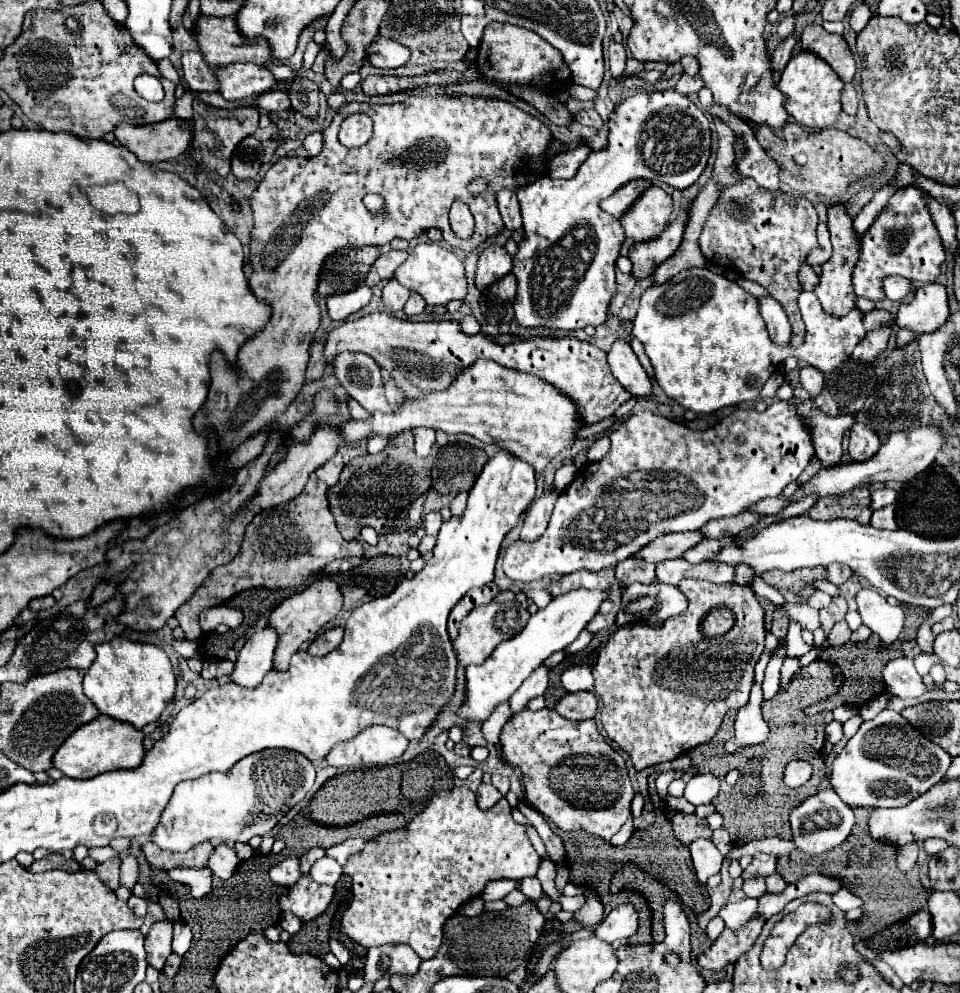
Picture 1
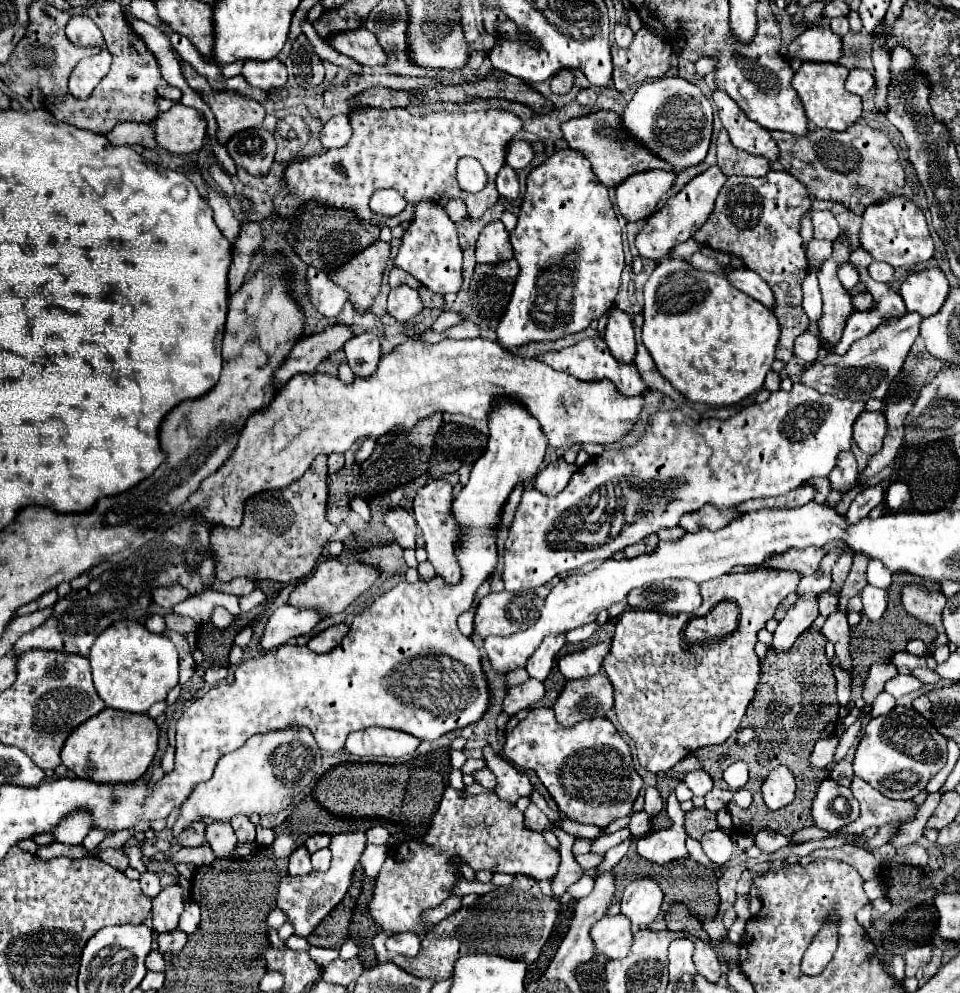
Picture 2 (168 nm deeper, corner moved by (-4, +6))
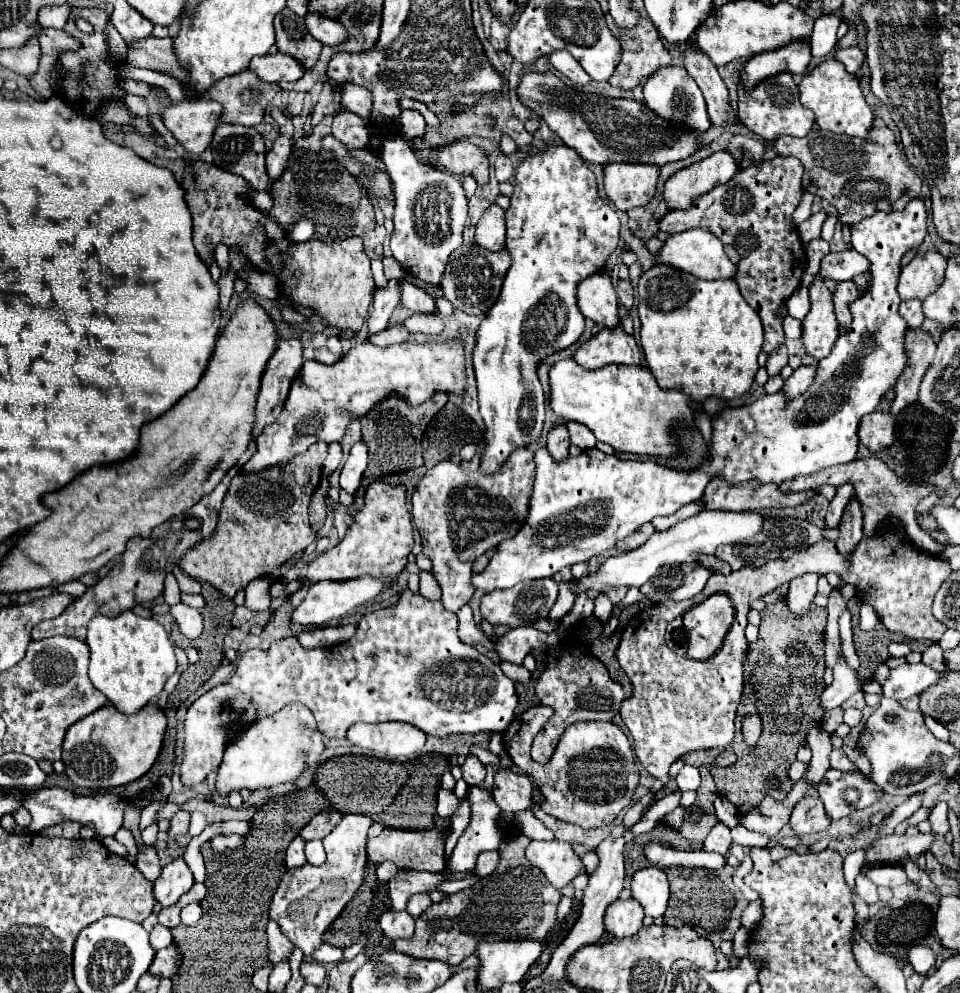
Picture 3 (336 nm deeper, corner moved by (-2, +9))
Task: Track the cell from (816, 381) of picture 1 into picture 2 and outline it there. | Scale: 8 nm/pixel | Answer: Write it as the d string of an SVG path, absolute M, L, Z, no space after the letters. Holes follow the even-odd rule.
M803 332L795 342L795 356L805 360L807 364L813 364L817 360L819 348L819 340L811 332Z

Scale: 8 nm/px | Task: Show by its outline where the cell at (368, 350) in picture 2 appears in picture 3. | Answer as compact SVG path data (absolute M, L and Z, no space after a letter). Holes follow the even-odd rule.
M389 281L389 285L385 289L377 289L373 299L375 299L373 301L373 311L367 319L369 335L377 335L377 333L387 329L387 321L389 321L393 309L397 307L397 303L399 303L397 281Z

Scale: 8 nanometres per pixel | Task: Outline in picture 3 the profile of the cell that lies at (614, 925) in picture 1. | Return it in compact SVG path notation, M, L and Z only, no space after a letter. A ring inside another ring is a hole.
M645 867L633 875L631 897L639 901L647 917L661 917L669 901L669 881L659 867Z

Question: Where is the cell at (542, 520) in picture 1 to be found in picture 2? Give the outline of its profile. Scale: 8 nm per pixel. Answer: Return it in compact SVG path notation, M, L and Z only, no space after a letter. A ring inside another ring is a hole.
M557 458L555 462L551 462L545 470L541 470L541 472L537 474L535 486L537 486L541 492L553 496L553 494L561 492L561 490L567 486L567 482L569 482L569 478L571 478L571 474L573 474L575 470L577 470L575 464L567 464L563 458Z

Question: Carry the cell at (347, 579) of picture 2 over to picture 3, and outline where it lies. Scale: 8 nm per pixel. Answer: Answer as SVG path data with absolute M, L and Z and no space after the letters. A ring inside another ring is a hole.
M373 481L365 493L365 507L353 517L353 525L347 529L347 535L345 539L333 547L333 549L327 549L323 555L319 555L315 561L309 563L307 567L307 573L305 573L305 581L301 585L299 591L295 591L291 595L291 605L297 607L307 589L319 581L349 581L349 579L355 579L355 577L363 577L363 575L371 575L371 577L391 577L391 575L397 575L405 569L405 563L407 563L407 555L411 553L413 549L413 525L411 525L411 515L409 515L409 509L407 509L407 501L405 501L405 487L403 485L387 485L383 481Z

